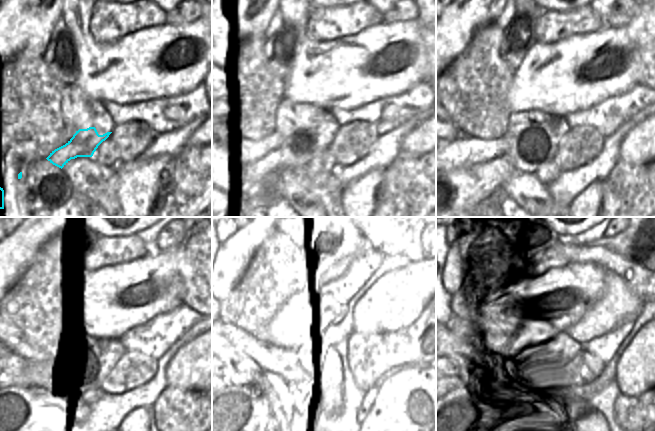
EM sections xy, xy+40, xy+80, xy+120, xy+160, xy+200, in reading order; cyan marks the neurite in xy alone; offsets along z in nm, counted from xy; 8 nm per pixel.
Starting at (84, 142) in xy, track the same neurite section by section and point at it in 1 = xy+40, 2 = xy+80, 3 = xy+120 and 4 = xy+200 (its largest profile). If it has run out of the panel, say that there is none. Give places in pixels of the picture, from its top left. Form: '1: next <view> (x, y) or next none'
1: next xy+40 (233, 187)
2: next xy+80 (456, 189)
3: next xy+120 (8, 418)
4: next xy+200 (463, 420)

